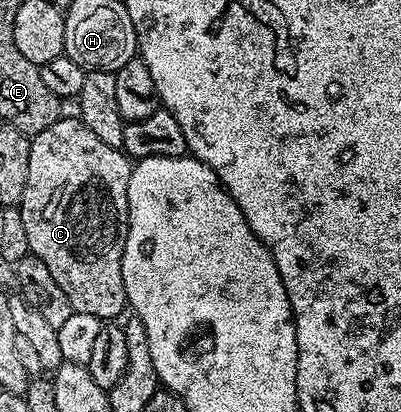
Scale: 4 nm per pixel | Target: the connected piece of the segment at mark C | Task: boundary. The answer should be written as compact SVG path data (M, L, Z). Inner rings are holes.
M60 118L31 139L29 177L18 205L21 221L25 221L25 234L29 236L30 254L49 265L49 273L53 273L65 297L69 297L72 311L93 313L93 317L104 321L112 321L128 306L125 281L121 281L121 257L127 240L127 194L132 166L132 160L120 148L105 145L82 119Z

